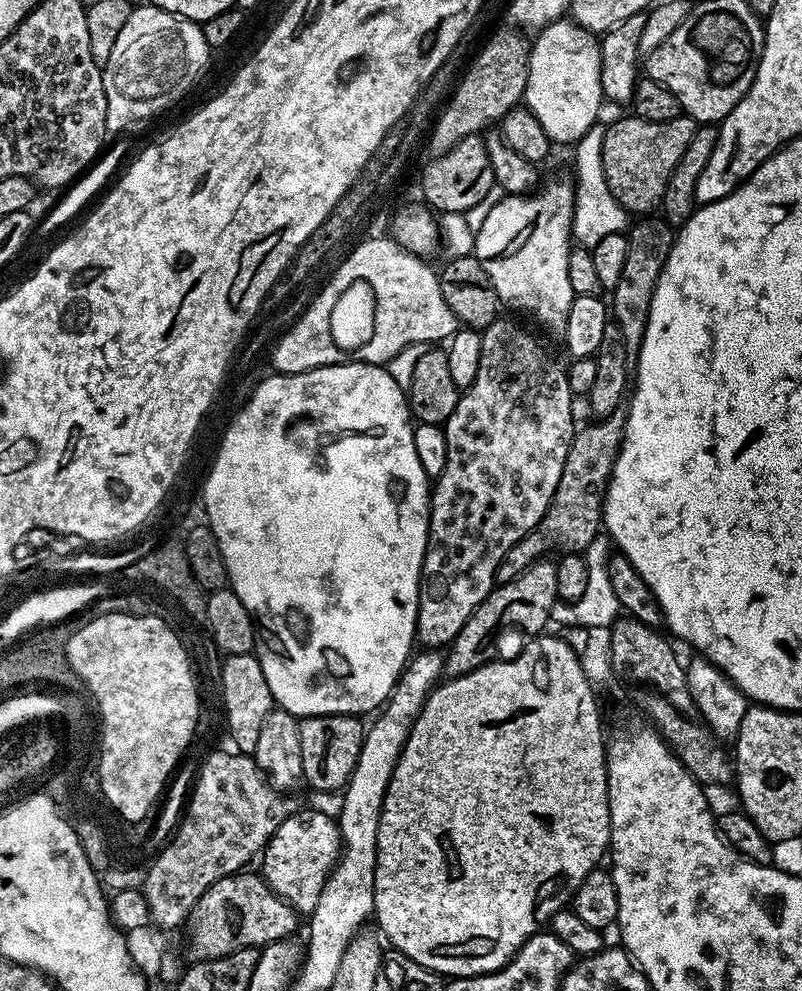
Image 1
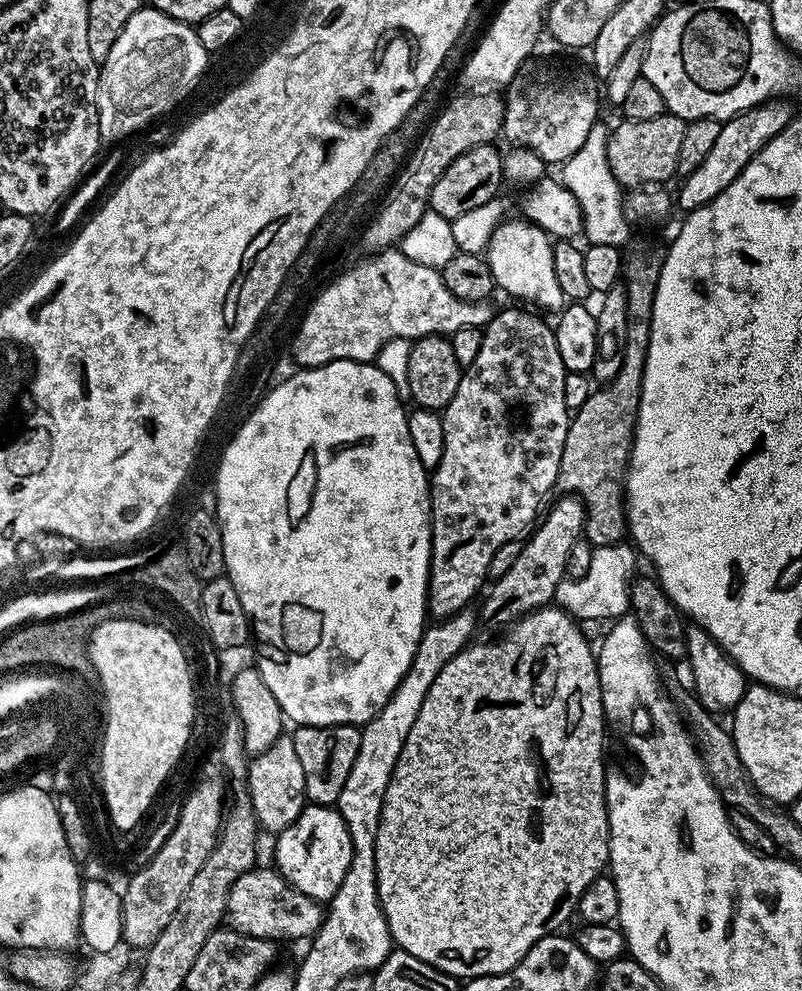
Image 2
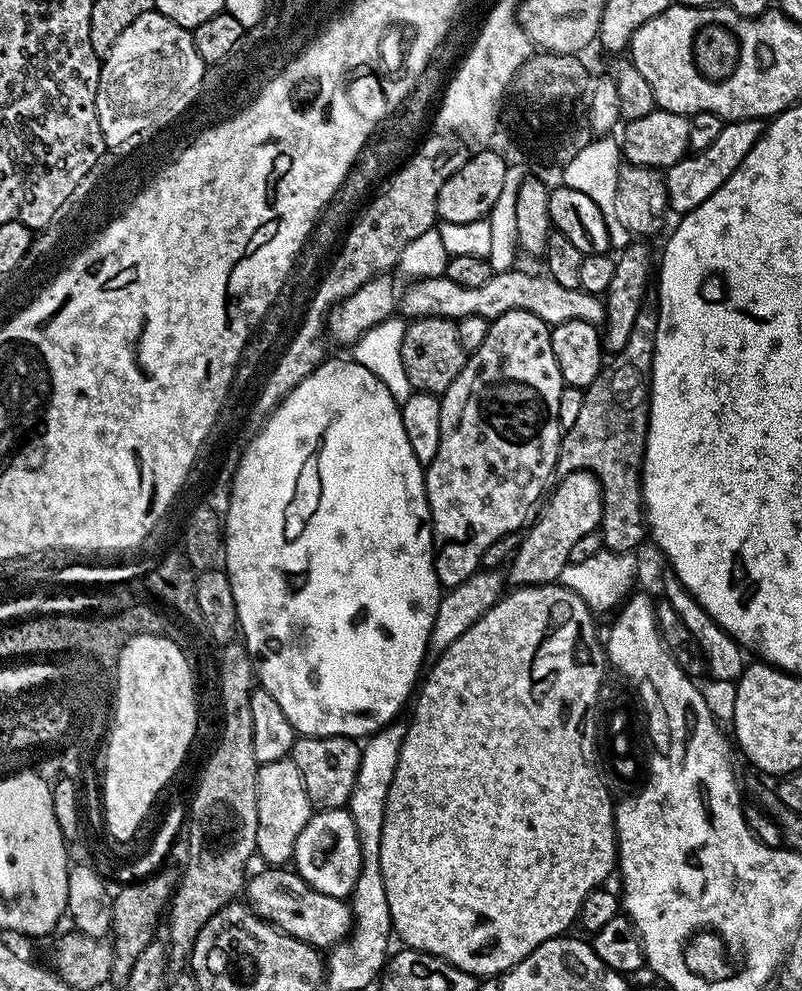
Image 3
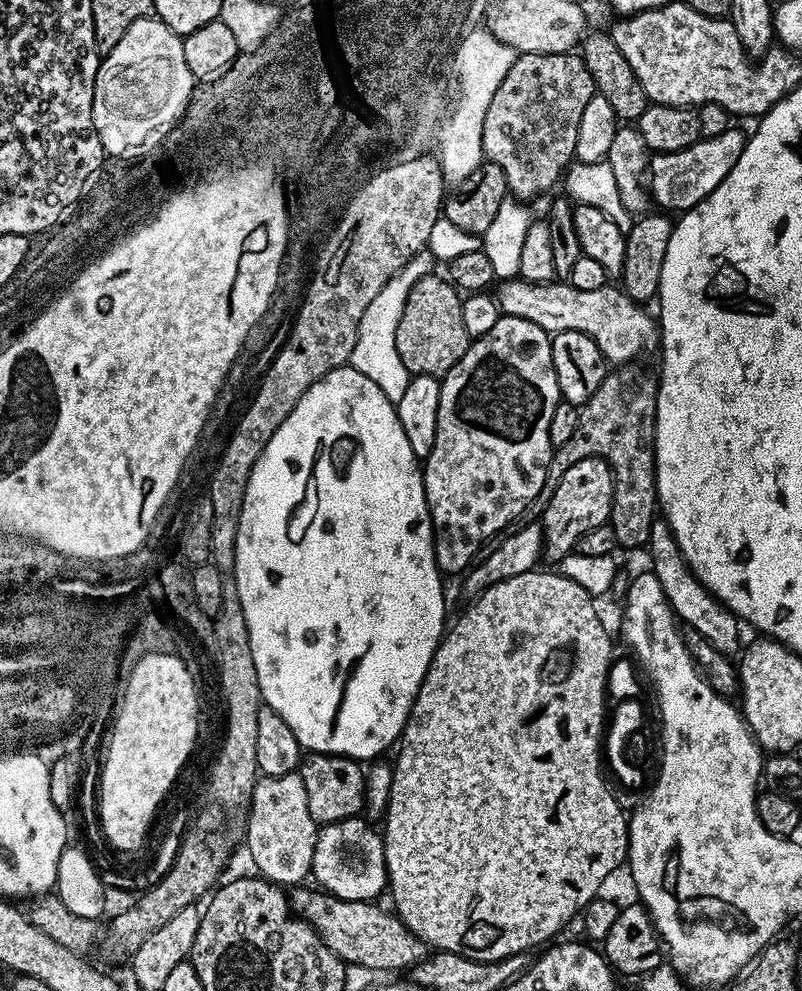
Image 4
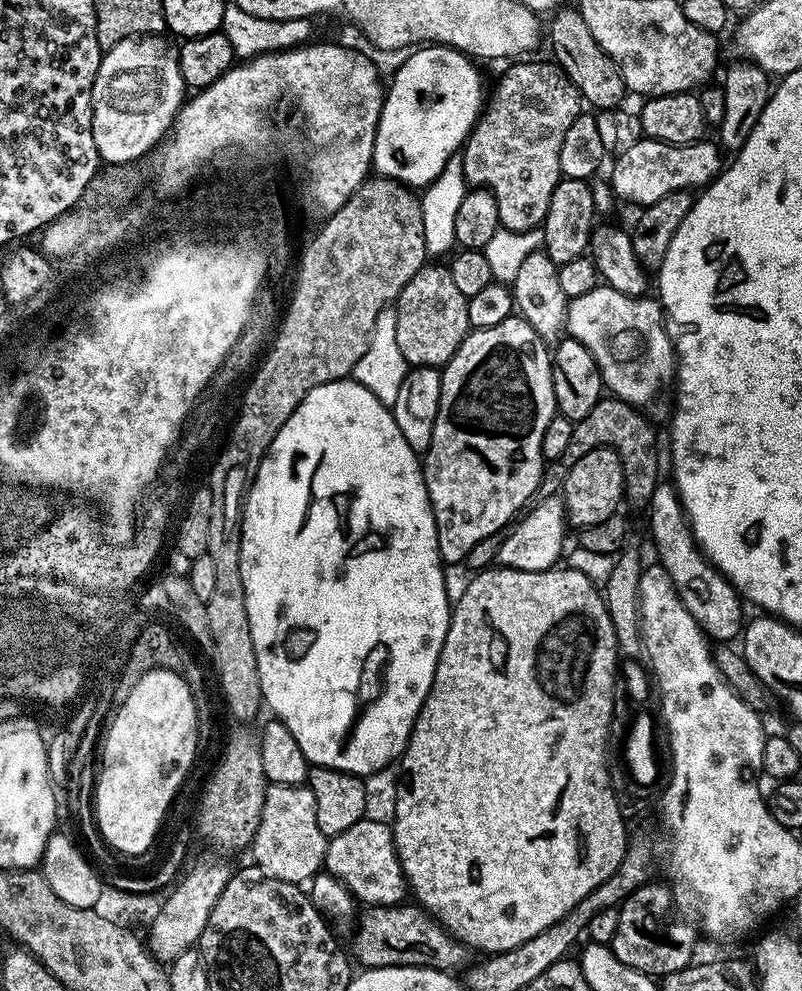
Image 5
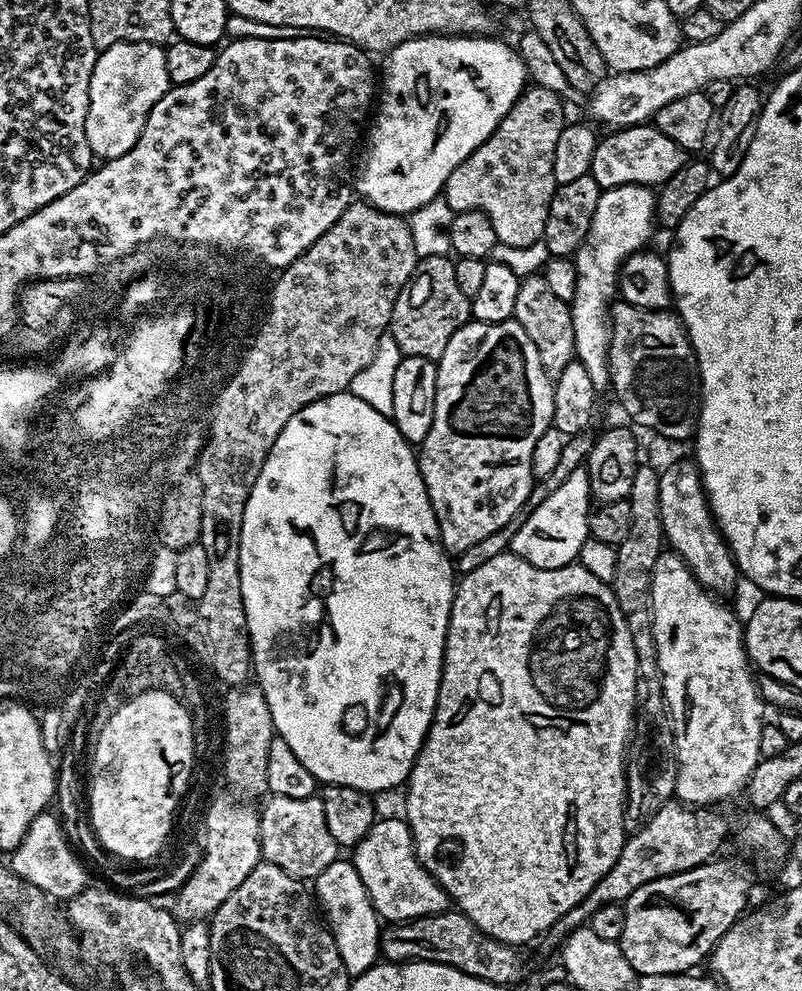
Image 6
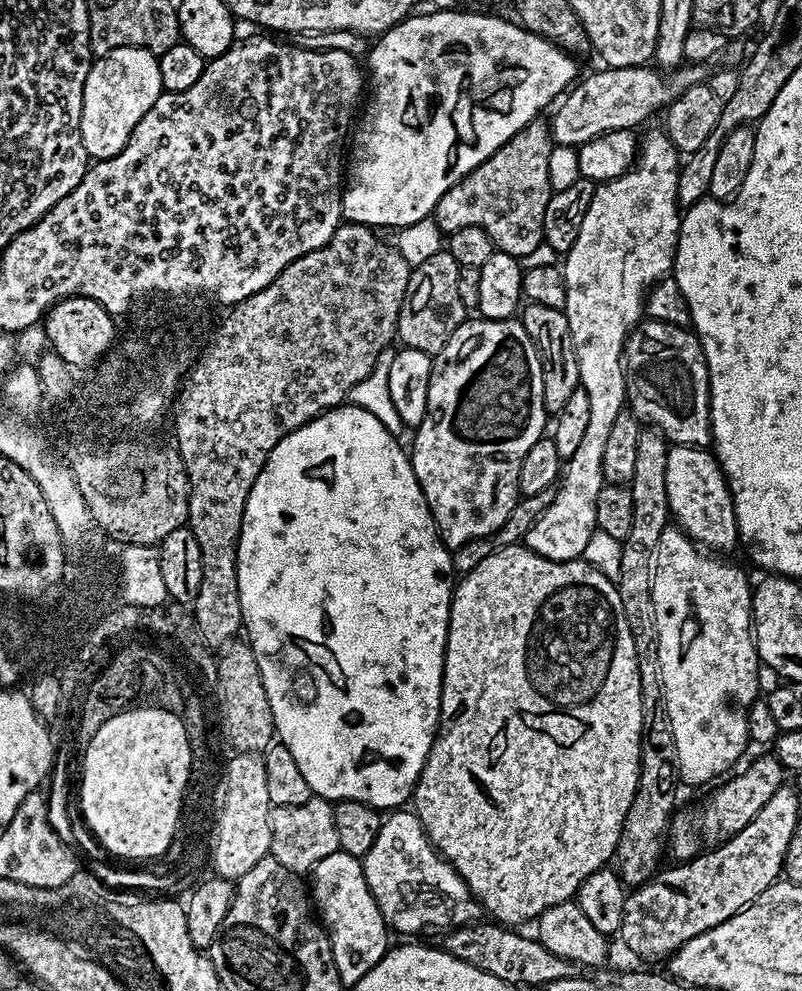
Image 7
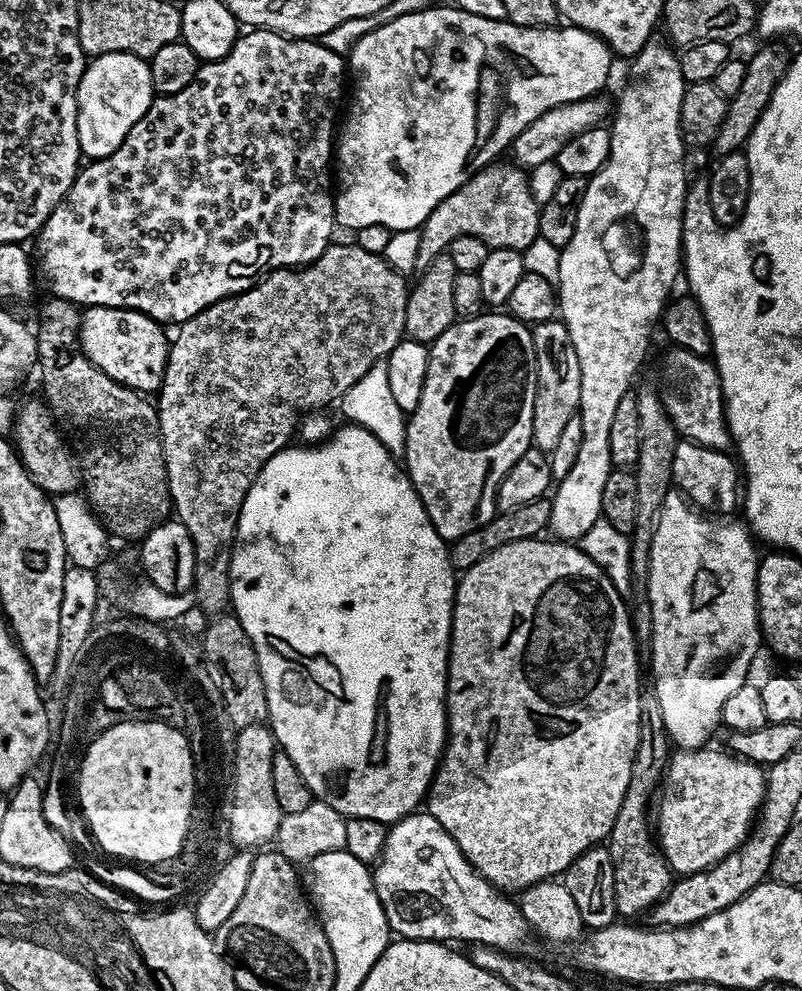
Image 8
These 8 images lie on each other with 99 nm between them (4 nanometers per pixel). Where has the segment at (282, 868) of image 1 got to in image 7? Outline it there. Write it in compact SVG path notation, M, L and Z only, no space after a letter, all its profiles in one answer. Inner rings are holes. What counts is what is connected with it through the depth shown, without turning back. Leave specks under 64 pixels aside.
M393 811L378 830L378 838L374 838L374 846L370 846L370 850L362 857L362 863L366 886L370 886L370 894L374 894L374 902L378 902L384 923L393 933L424 932L427 928L448 930L475 921L479 917L476 915L481 915L482 909L476 903L475 896L469 892L466 882L456 873L454 866L433 848L415 811Z

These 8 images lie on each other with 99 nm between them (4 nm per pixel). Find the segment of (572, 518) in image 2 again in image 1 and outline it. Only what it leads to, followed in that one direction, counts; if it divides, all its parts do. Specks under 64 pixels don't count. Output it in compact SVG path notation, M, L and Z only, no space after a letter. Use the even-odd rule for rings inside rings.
M545 558L531 564L518 578L505 584L496 584L492 592L466 618L466 626L458 630L452 643L447 645L447 656L444 662L444 671L449 677L465 676L478 670L483 664L491 664L494 659L492 653L492 639L499 628L508 628L513 624L527 634L540 634L549 627L552 608L558 603L558 574L555 563Z

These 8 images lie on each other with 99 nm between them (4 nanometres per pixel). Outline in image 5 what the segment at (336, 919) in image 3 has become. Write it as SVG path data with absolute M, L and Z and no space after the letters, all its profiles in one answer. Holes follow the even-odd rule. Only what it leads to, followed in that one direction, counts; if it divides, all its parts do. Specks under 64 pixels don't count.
M415 902L365 907L359 913L350 939L351 955L355 963L364 964L360 966L365 969L414 966L456 974L467 969L470 963L470 949L462 941L455 940L430 913Z

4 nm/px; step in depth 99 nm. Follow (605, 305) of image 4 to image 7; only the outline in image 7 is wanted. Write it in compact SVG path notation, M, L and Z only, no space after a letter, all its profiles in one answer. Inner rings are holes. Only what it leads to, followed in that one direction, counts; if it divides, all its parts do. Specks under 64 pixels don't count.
M641 319L640 323L632 329L632 333L628 336L628 341L624 343L624 381L626 382L626 404L633 415L645 425L658 429L669 445L673 444L695 444L698 448L708 448L712 442L712 420L708 416L710 410L710 374L708 373L708 363L704 357L704 347L700 344L700 337L695 331L688 328L679 328L673 324L667 324L661 320Z

